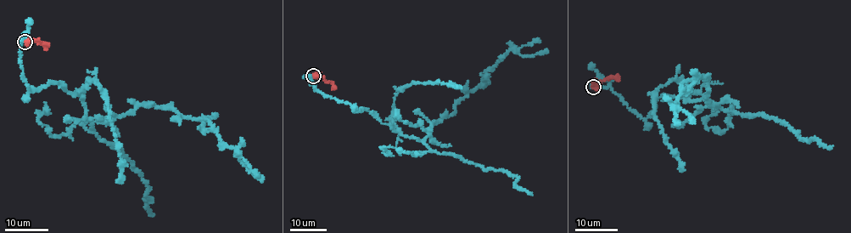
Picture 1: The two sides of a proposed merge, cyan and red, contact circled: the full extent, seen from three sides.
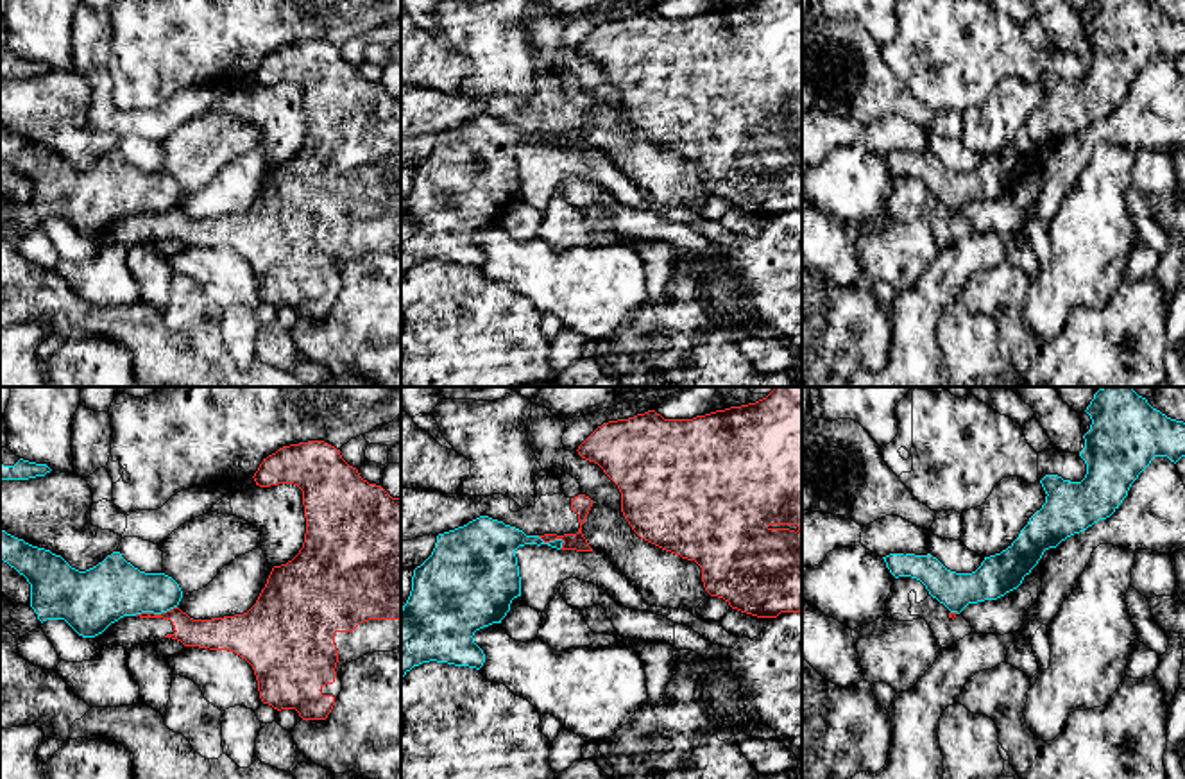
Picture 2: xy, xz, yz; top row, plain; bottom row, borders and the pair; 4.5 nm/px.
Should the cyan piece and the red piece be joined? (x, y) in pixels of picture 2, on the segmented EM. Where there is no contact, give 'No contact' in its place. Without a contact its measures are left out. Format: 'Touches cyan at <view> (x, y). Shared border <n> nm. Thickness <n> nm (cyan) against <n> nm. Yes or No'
Touches cyan at xy (154, 613). Shared border 200 nm. Thickness 260 nm (cyan) against 130 nm. No

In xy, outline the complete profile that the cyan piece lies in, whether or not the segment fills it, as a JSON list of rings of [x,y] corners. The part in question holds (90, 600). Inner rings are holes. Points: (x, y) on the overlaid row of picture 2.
[[[0,528],[0,561],[30,584],[30,607],[41,623],[64,620],[82,638],[102,634],[124,616],[166,612],[183,598],[172,577],[140,571],[120,552],[79,571],[61,555]]]

